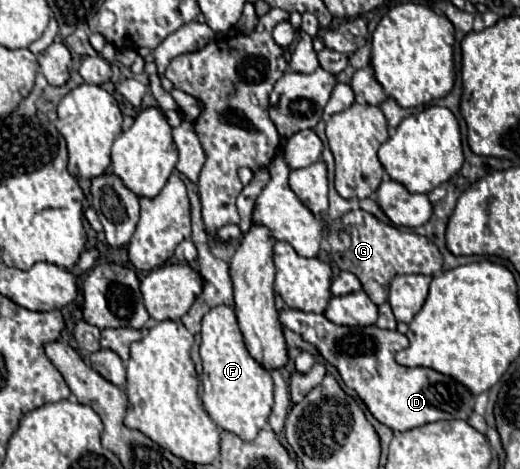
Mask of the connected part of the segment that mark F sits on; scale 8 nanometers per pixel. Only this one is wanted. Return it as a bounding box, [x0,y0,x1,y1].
[199,305,273,441]

